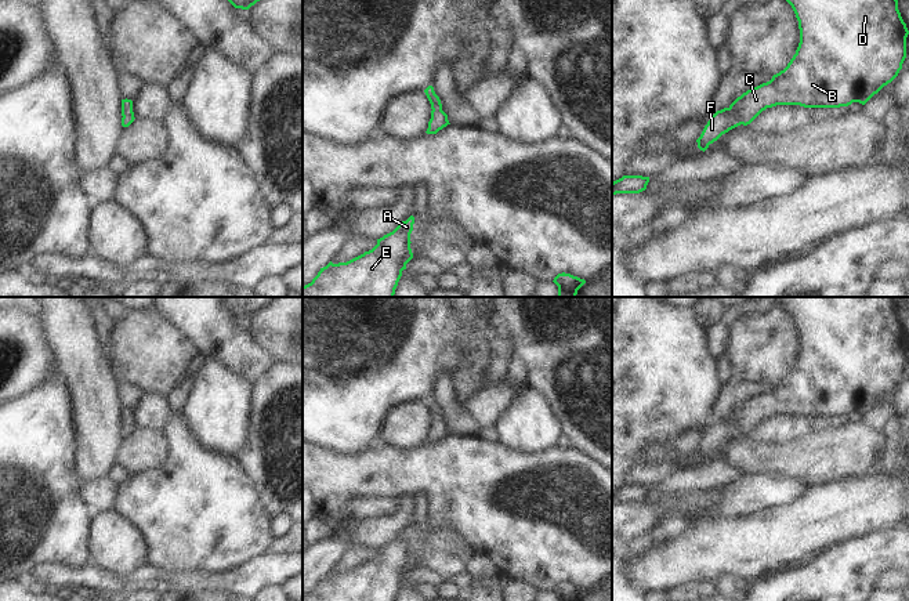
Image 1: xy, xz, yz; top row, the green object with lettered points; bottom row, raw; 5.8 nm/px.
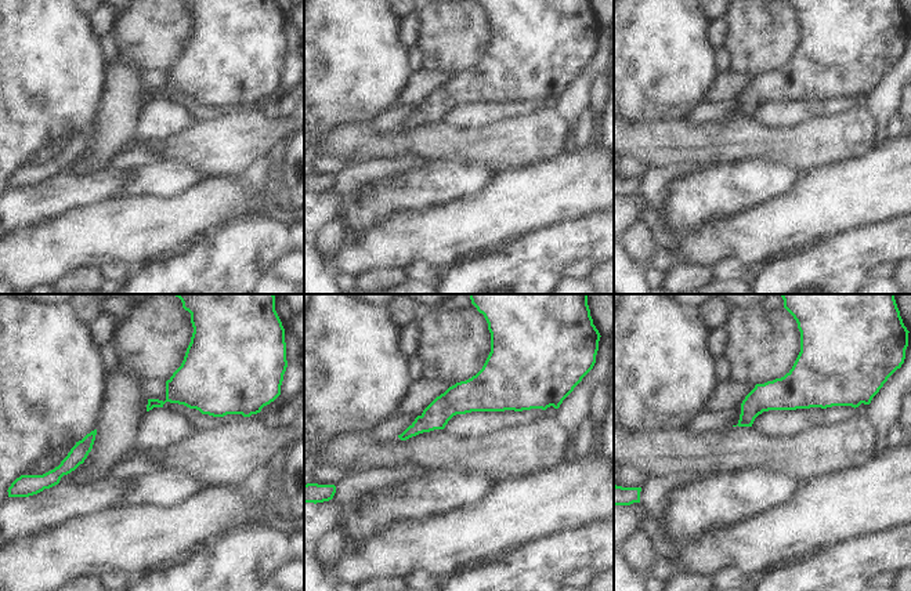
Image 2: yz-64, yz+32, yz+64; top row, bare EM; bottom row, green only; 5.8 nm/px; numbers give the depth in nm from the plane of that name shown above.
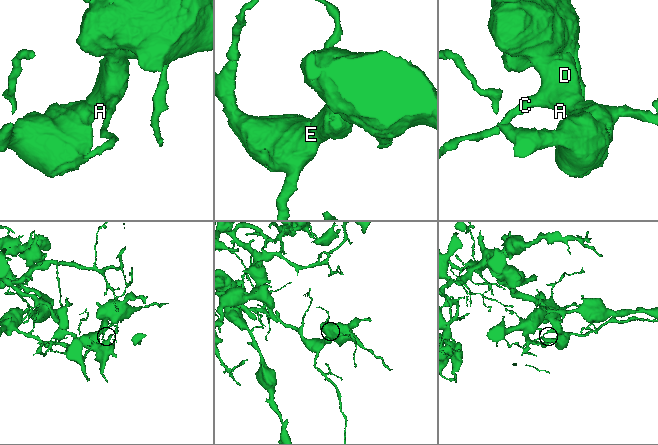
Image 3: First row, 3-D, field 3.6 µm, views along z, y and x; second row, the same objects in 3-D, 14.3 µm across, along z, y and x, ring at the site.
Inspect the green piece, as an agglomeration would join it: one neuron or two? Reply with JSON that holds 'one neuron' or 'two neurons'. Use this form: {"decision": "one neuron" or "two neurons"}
{"decision": "one neuron"}

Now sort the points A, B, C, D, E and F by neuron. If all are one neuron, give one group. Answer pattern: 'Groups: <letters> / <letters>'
Groups: A B C D E F

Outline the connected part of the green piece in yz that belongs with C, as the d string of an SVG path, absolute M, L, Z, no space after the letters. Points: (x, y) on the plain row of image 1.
M776 297L792 315L800 338L800 352L787 376L767 392L747 399L728 417L711 424L698 457L706 460L723 443L743 434L750 434L763 420L776 414L800 414L804 417L840 417L852 412L865 414L884 395L891 392L902 379L906 368L909 340L898 319L898 309L891 297Z

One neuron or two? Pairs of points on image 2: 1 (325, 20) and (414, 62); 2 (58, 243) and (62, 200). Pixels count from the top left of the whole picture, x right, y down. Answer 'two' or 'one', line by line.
1: two
2: two

